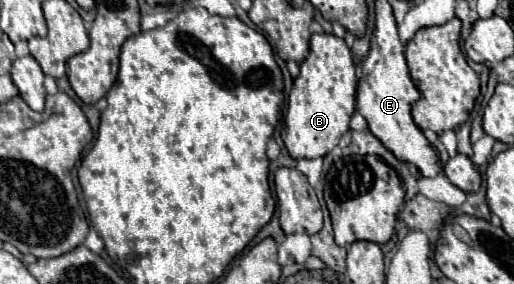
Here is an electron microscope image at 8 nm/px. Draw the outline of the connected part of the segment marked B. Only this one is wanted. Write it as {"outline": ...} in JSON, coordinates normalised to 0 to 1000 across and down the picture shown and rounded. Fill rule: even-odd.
{"outline":[[[609,120],[605,183],[586,218],[586,254],[562,331],[562,373],[547,465],[562,549],[574,563],[625,556],[648,528],[660,486],[679,458],[679,423],[691,394],[691,331],[691,225],[671,141],[660,141],[648,120]]]}

